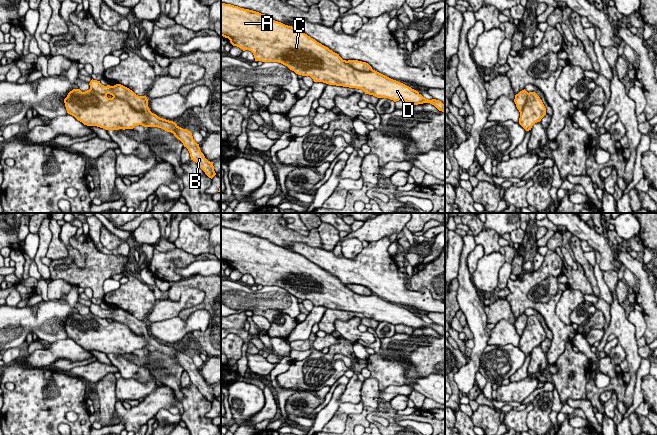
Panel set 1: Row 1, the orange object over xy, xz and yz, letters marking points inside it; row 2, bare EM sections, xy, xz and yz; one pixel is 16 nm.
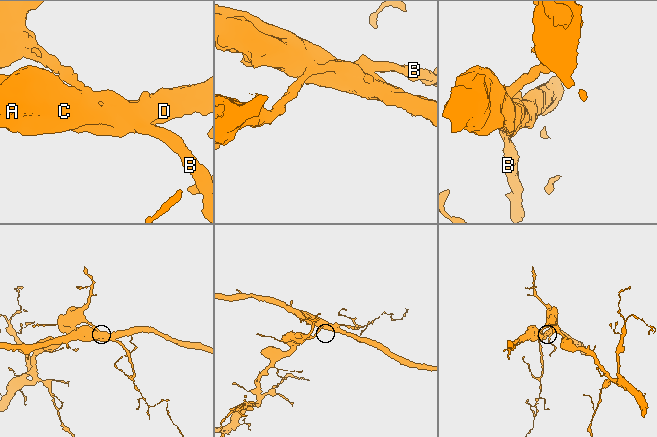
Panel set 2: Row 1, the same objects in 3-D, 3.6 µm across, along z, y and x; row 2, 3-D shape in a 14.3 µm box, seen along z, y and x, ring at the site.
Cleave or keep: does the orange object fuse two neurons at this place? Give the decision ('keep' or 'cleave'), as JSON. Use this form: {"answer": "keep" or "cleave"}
{"answer": "cleave"}

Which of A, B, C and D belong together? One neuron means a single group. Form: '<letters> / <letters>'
A C D / B

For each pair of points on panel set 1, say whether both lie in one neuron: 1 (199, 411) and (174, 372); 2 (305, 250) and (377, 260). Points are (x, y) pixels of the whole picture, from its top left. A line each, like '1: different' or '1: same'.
1: same
2: same

